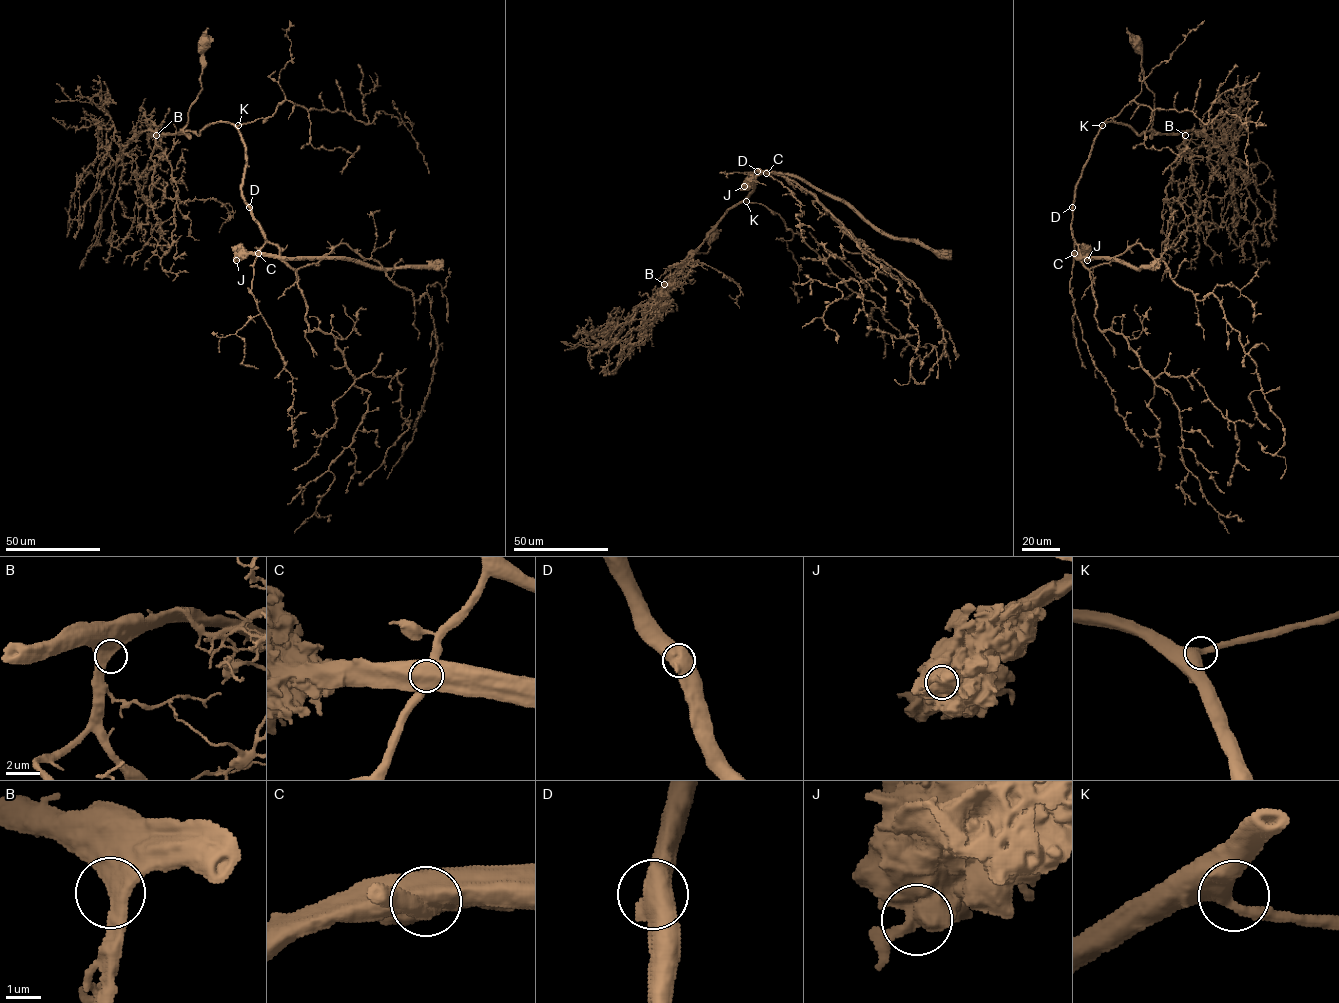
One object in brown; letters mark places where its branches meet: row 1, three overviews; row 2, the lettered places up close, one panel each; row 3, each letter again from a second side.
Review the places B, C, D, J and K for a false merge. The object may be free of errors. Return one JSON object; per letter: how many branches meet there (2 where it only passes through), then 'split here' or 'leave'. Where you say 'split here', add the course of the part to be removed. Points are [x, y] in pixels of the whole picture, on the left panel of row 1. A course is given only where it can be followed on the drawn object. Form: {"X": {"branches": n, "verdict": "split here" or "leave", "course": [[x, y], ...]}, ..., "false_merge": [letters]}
{"B": {"branches": 2, "verdict": "leave"}, "C": {"branches": 2, "verdict": "split here", "course": [[259, 253], [350, 257], [378, 267], [429, 267], [438, 263], [438, 269]]}, "D": {"branches": 2, "verdict": "leave"}, "J": {"branches": 2, "verdict": "leave"}, "K": {"branches": 2, "verdict": "leave"}, "false_merge": ["C"]}

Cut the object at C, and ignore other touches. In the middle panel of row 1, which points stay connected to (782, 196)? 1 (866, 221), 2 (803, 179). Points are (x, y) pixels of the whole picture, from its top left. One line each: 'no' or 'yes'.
1: no
2: no

